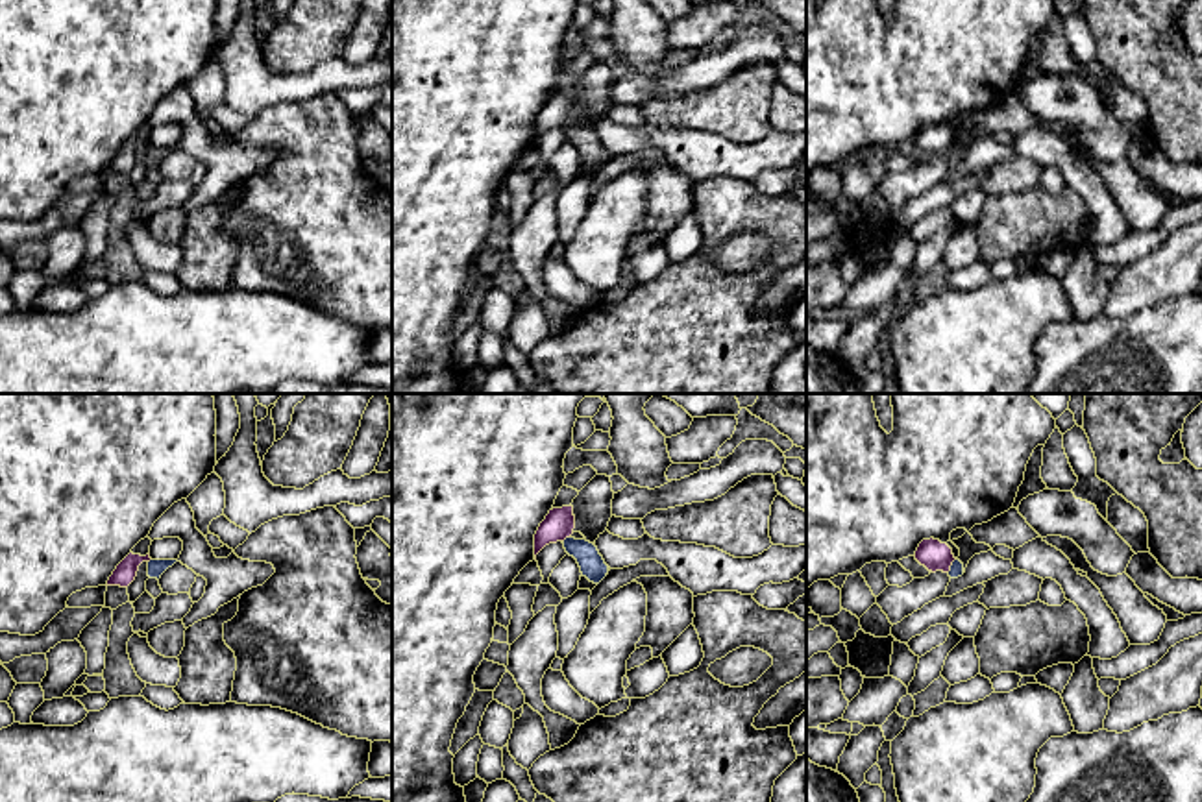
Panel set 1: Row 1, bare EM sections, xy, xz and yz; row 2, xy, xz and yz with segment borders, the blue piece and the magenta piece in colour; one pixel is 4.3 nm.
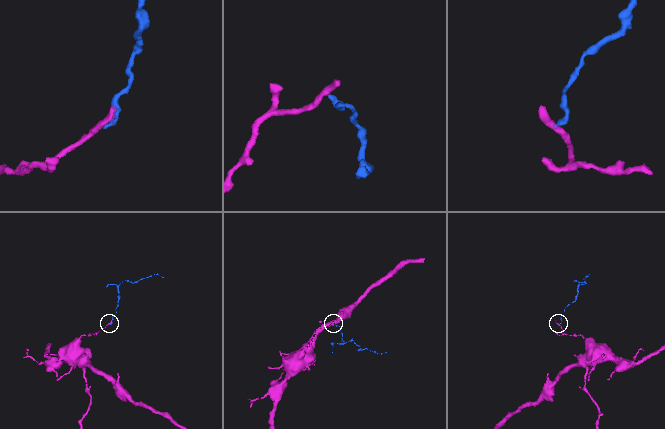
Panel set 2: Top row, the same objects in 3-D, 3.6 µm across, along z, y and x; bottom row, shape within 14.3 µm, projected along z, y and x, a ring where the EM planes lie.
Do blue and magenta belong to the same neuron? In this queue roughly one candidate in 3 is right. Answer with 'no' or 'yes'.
no

